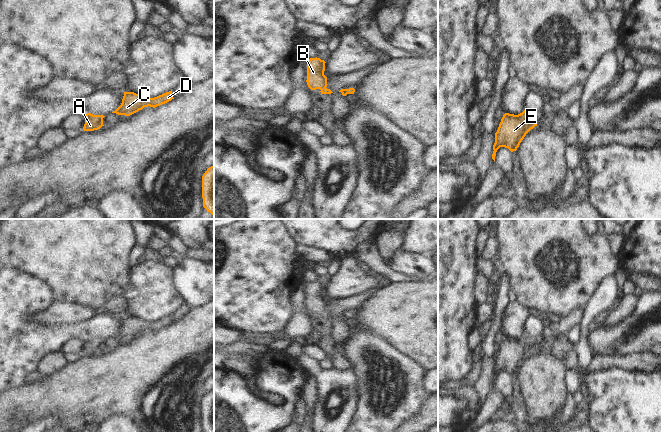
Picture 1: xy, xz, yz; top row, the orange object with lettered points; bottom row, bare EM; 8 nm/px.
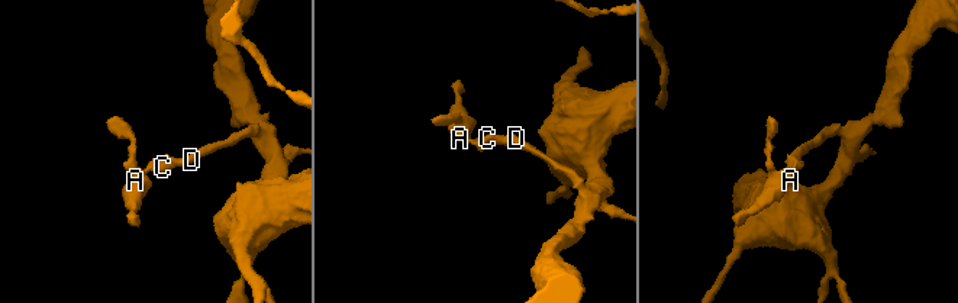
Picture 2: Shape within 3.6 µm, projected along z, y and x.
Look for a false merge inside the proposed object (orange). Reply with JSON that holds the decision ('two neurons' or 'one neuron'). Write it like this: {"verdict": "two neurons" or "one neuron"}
{"verdict": "one neuron"}

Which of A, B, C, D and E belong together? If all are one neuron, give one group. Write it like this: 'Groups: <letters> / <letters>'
Groups: A B C D E.

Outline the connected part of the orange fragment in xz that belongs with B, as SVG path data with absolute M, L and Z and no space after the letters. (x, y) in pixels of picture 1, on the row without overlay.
M310 282L307 284L307 309L311 314L320 313L321 318L333 317L327 313L327 301L324 299L325 285L320 282Z

